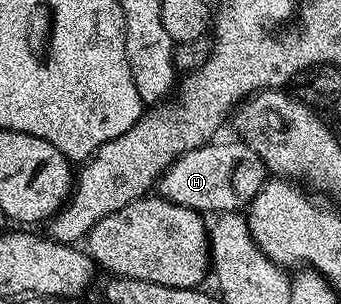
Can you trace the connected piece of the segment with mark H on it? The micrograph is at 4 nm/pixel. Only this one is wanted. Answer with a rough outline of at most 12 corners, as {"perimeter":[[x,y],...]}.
{"perimeter":[[241,139],[185,152],[157,195],[200,213],[242,212],[266,164]]}

